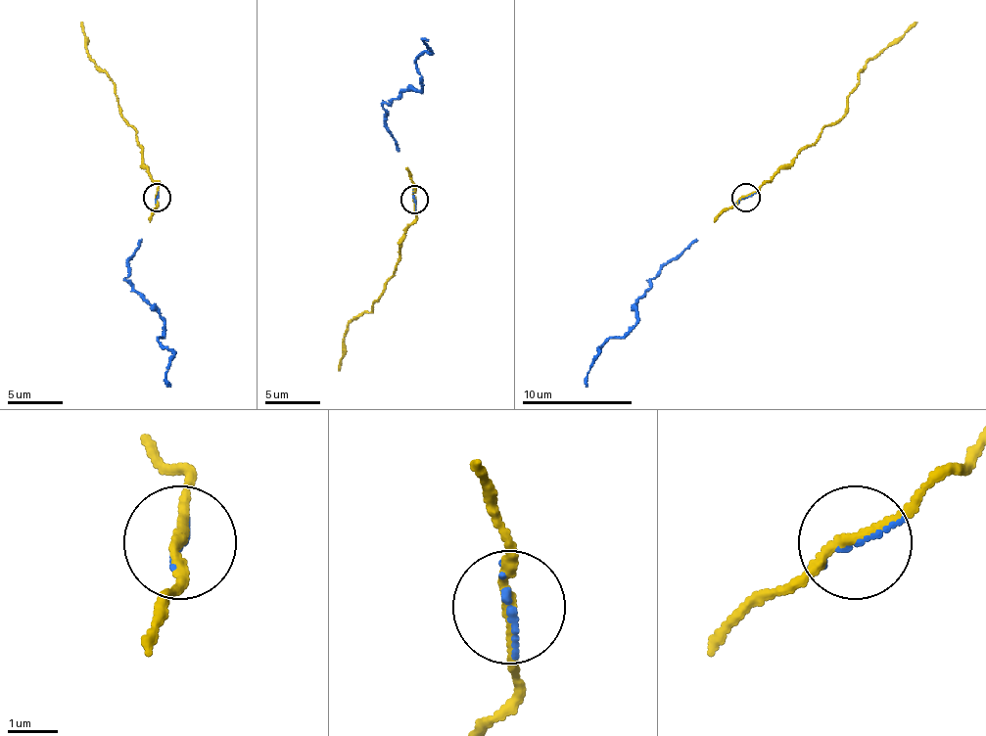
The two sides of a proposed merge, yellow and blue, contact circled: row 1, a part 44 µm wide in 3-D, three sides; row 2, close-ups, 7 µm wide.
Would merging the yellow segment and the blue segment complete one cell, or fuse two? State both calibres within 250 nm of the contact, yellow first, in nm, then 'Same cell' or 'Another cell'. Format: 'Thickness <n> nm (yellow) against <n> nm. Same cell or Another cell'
Thickness 190 nm (yellow) against 110 nm. Same cell

